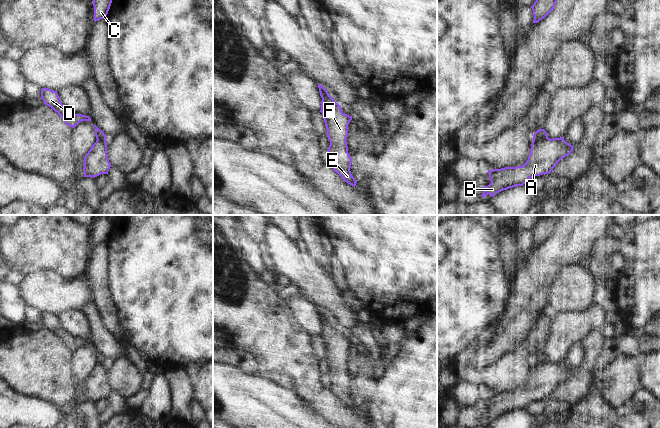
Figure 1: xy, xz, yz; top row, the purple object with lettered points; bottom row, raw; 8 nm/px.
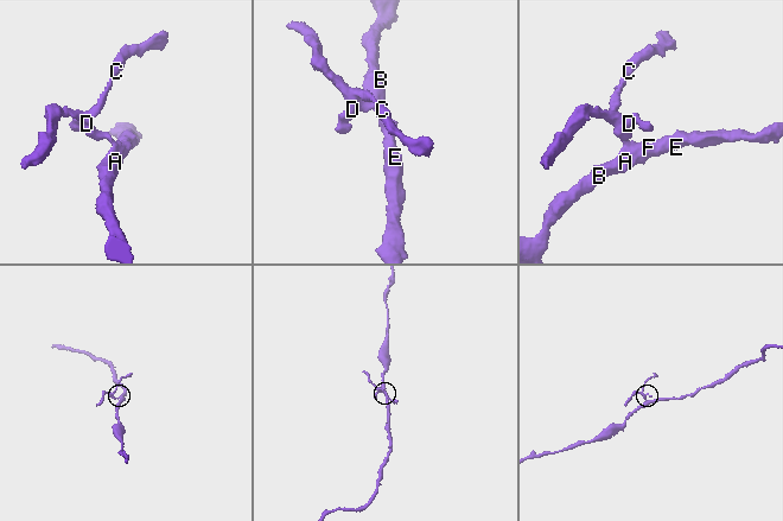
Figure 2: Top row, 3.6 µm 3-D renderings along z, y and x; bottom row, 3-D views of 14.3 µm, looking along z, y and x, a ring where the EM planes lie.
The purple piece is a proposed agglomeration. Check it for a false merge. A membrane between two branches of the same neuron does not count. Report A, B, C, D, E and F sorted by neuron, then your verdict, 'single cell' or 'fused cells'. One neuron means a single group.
A B E F / C D; fused cells

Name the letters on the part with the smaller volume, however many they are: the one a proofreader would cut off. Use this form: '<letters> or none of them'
C, D

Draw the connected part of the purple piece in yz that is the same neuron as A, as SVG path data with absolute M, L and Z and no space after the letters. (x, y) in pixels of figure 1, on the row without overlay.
M564 361L533 363L528 384L523 390L488 394L491 407L483 411L482 422L488 418L494 421L503 414L523 410L530 402L551 397L558 386L568 380L573 372Z

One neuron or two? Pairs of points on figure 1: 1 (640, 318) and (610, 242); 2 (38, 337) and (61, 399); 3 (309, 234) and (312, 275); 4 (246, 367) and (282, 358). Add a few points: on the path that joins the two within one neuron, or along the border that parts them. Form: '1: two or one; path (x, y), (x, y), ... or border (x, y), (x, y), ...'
1: two; border (619, 240), (620, 251)
2: one; path (38, 352), (38, 365), (55, 384)
3: two; border (299, 244), (316, 260), (326, 273)
4: two; border (241, 348), (247, 351), (262, 369)

